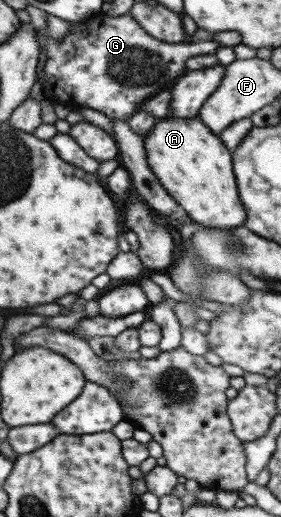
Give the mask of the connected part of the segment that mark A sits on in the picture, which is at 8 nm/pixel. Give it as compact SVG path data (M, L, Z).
M196 117L158 119L143 136L143 147L154 177L188 218L206 228L229 229L243 225L245 212L238 200L230 151L202 121Z

